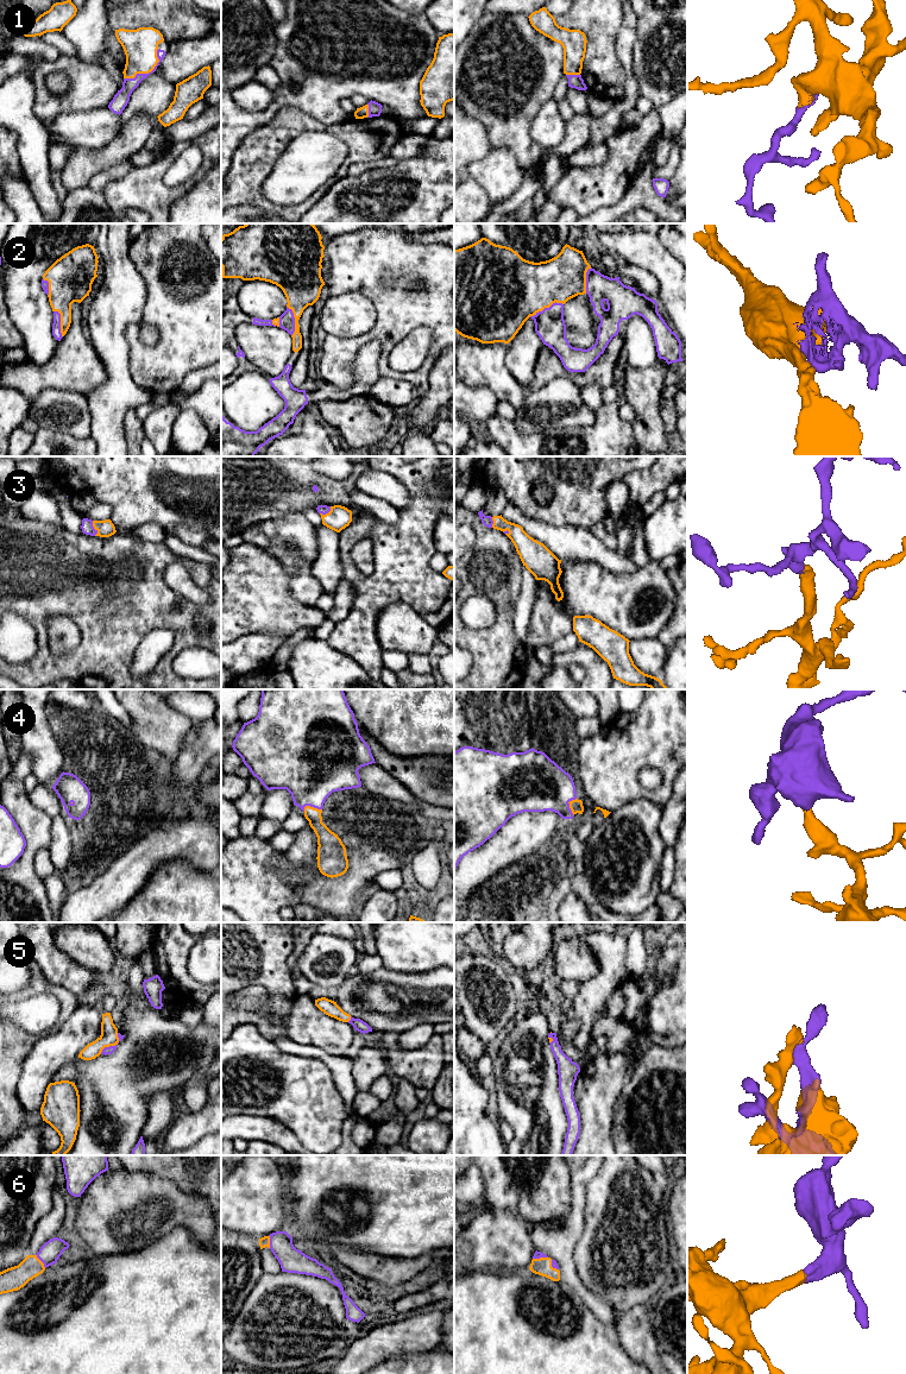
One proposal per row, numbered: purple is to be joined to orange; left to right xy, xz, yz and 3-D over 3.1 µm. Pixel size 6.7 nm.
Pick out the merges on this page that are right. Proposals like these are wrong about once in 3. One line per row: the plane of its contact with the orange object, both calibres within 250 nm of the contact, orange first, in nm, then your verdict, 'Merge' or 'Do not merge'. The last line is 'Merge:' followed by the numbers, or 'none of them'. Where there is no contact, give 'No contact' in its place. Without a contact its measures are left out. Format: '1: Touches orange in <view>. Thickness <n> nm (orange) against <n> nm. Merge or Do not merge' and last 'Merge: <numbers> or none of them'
1: Touches orange in xy. Thickness 240 nm (orange) against 100 nm. Merge
2: Touches orange in yz. Thickness 440 nm (orange) against 200 nm. Merge
3: Touches orange in xy. Thickness 110 nm (orange) against 80 nm. Merge
4: Touches orange in xz. Thickness 140 nm (orange) against 420 nm. Merge
5: Touches orange in xy. Thickness 120 nm (orange) against 50 nm. Do not merge
6: Touches orange in xy. Thickness 160 nm (orange) against 140 nm. Merge
Merge: 1, 2, 3, 4, 6

